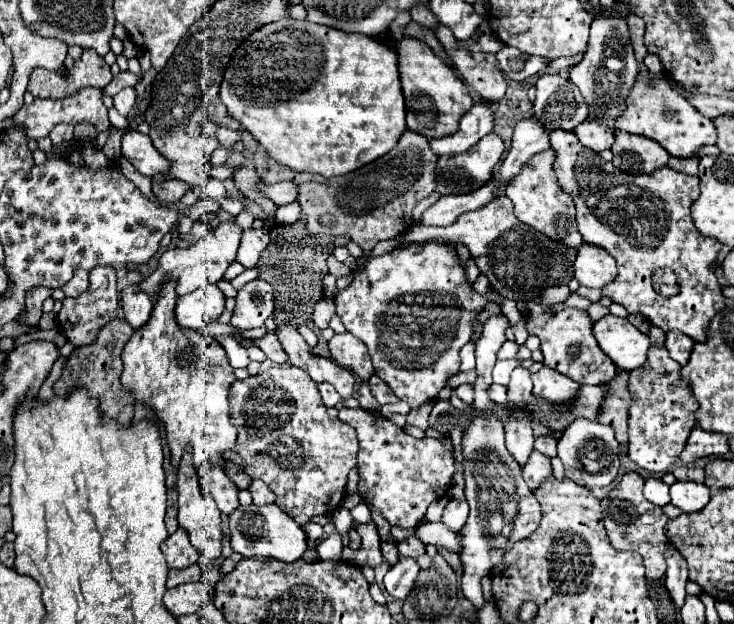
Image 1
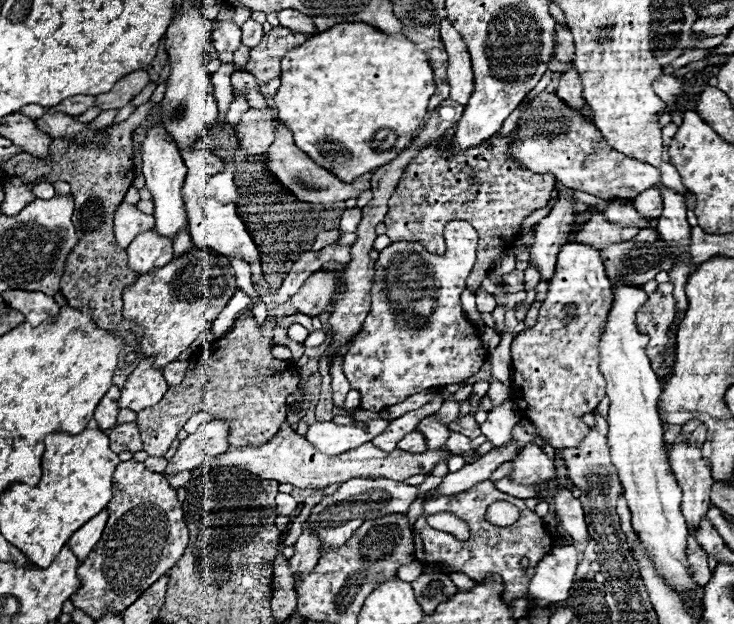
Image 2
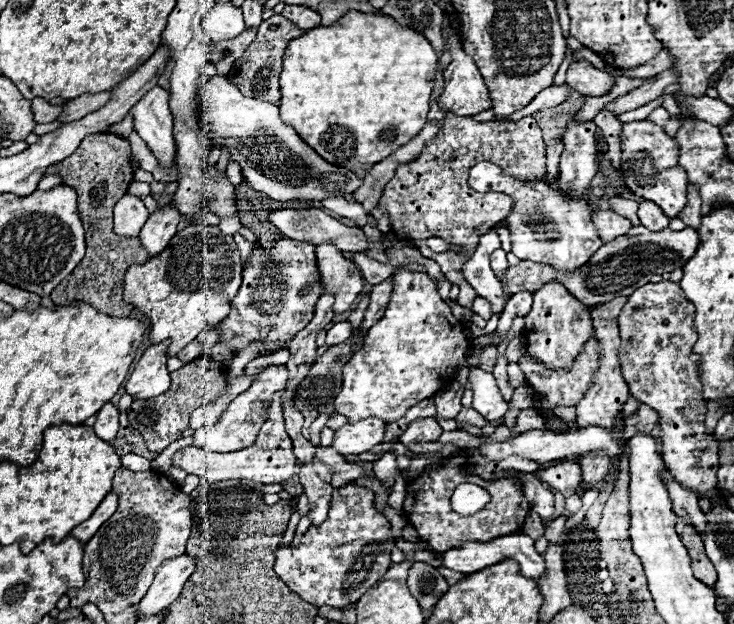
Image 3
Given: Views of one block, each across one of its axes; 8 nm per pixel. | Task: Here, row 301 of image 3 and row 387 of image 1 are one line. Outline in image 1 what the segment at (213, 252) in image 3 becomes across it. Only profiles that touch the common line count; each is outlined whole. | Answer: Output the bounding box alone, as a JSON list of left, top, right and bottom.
[122,282,236,470]

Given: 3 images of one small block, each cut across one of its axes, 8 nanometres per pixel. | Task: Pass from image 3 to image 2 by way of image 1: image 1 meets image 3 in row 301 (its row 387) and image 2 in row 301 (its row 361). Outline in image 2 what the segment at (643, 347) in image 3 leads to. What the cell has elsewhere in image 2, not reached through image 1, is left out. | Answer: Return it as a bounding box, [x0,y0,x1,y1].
[636,294,674,380]

